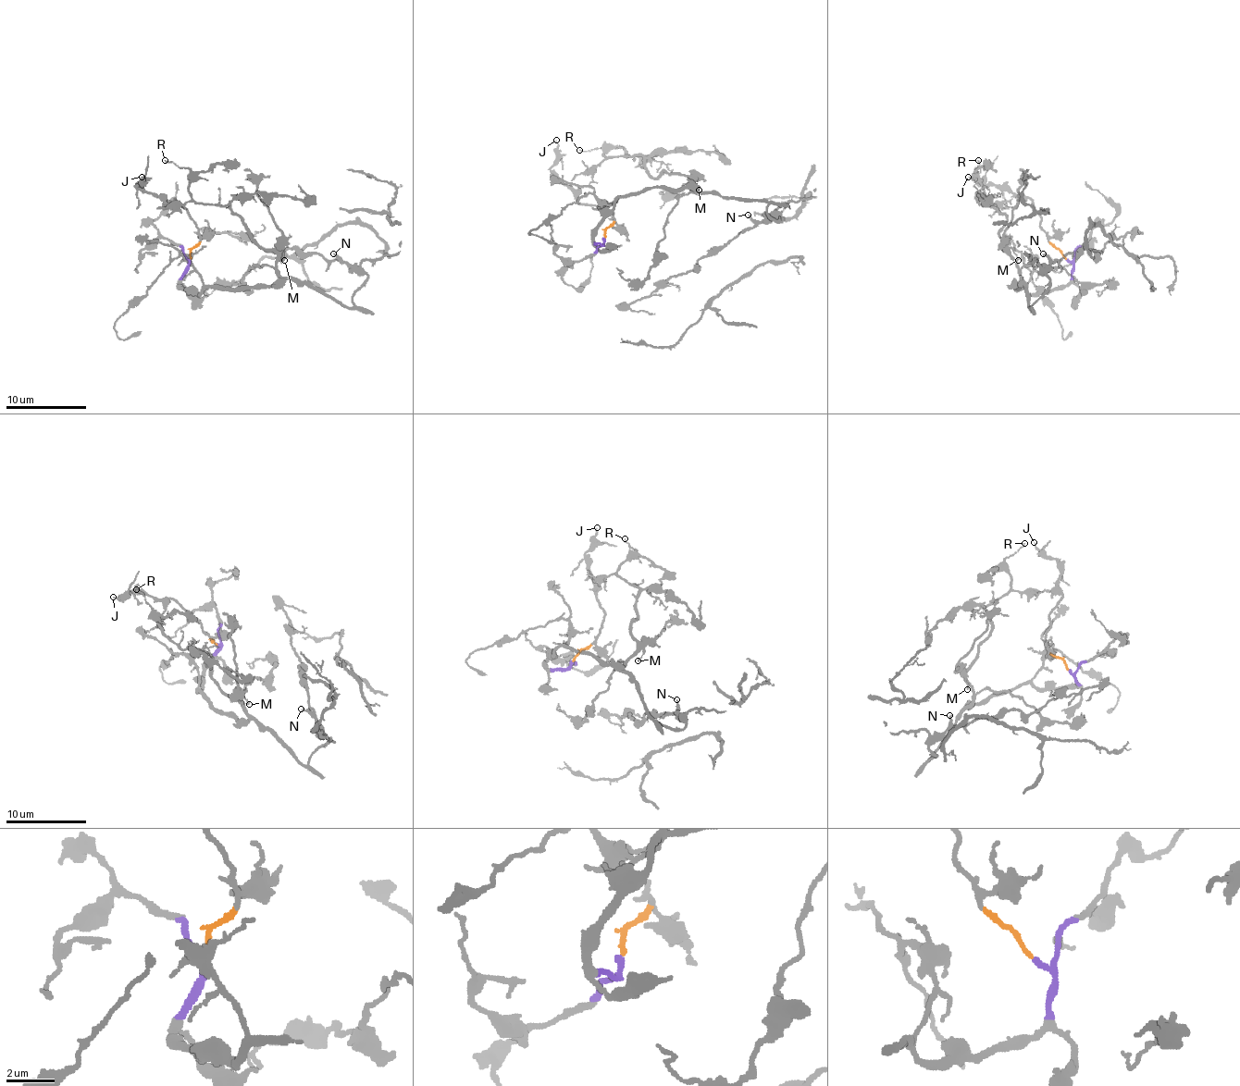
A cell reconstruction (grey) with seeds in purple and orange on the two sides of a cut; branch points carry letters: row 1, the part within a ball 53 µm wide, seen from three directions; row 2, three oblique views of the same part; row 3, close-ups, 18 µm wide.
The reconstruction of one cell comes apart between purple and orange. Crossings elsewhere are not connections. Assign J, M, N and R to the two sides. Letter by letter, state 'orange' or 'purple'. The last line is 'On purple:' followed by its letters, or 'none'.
J: orange
M: purple
N: purple
R: purple
On purple: M, N, R

